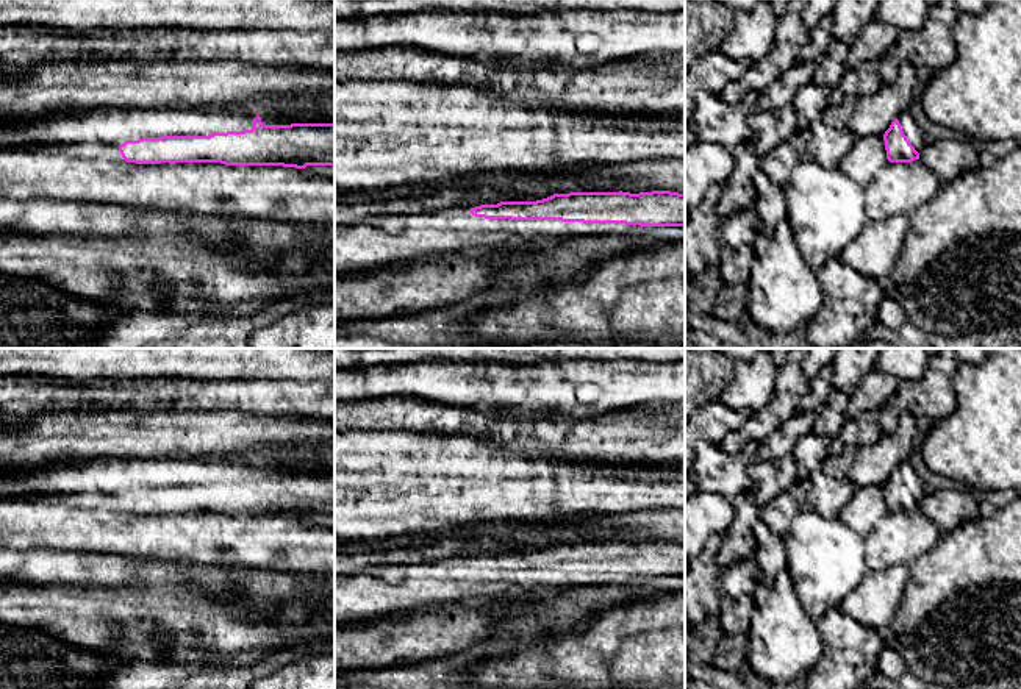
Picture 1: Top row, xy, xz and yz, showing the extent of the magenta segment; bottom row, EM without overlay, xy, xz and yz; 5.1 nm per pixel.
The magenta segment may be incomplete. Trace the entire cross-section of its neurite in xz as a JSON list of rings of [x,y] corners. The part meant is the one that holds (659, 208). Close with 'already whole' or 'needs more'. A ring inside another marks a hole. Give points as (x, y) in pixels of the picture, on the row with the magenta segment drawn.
[[[569,192],[536,202],[480,205],[457,216],[424,211],[416,223],[397,233],[363,223],[335,225],[335,273],[424,255],[607,234],[608,223],[685,227],[685,194]]] | needs more

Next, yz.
[[[904,111],[891,122],[883,134],[883,141],[890,162],[912,162],[919,159],[919,153],[924,150],[929,139],[912,114]]] | needs more

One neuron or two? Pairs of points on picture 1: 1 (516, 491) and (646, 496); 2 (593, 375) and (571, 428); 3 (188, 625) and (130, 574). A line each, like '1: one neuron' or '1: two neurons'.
1: one neuron
2: two neurons
3: two neurons

